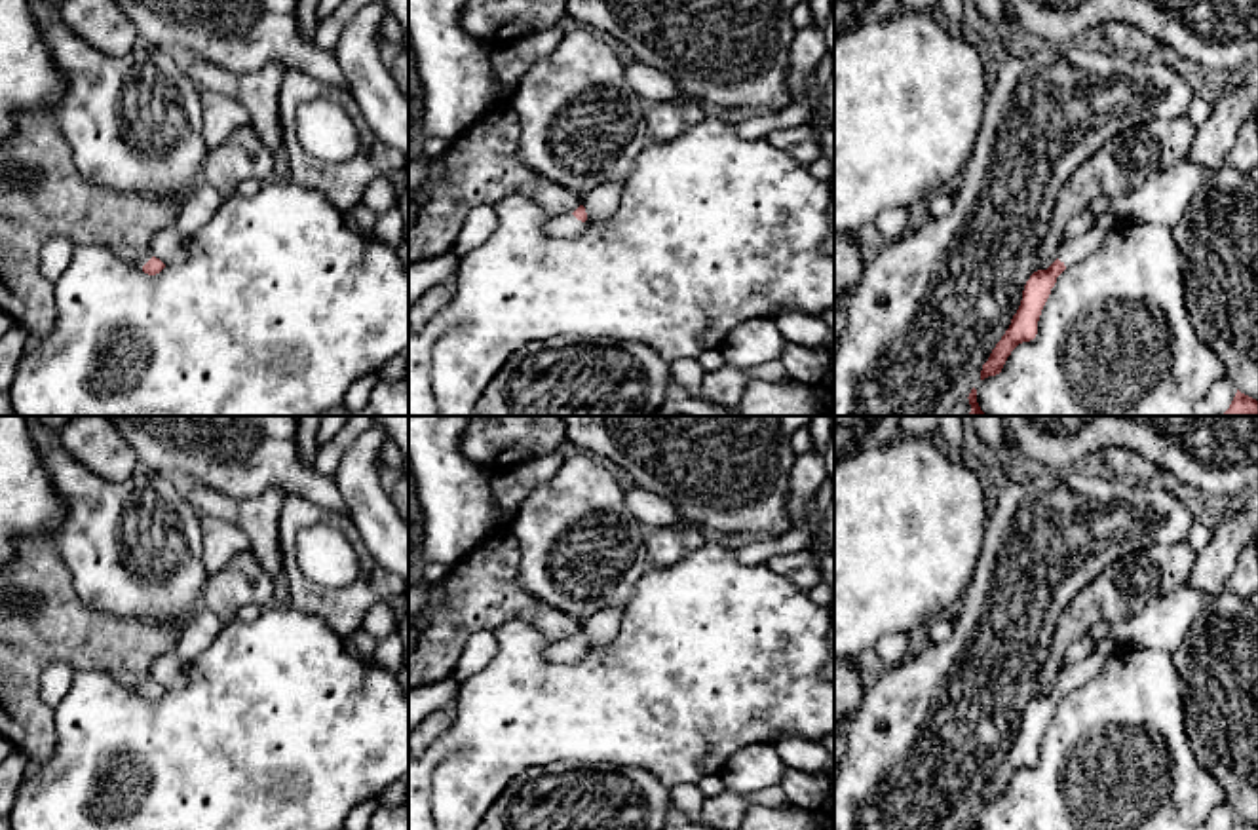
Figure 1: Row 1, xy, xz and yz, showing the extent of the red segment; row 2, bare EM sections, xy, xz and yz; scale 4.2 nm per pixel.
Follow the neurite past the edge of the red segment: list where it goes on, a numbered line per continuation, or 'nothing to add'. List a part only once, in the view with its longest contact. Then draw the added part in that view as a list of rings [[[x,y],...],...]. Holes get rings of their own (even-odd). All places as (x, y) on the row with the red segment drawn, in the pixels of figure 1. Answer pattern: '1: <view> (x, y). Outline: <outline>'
1: xy (135, 255). Outline: [[[108,247],[122,260],[135,264],[139,270],[154,256],[150,247]]]

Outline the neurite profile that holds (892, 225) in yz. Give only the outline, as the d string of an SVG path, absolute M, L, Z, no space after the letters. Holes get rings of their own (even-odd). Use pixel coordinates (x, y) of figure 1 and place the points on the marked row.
M893 207L893 209L882 211L876 217L874 226L882 234L884 241L897 241L901 236L906 234L908 220L910 220L910 215L906 207Z

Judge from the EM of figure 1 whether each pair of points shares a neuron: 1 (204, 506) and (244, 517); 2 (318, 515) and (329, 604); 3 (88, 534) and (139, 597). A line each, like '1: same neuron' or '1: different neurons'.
1: same neuron
2: same neuron
3: same neuron

